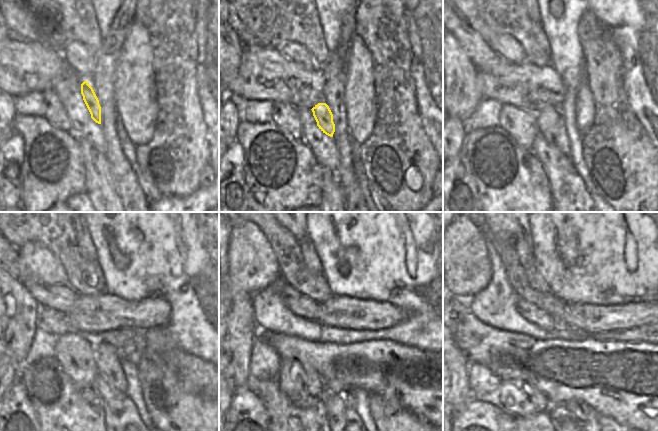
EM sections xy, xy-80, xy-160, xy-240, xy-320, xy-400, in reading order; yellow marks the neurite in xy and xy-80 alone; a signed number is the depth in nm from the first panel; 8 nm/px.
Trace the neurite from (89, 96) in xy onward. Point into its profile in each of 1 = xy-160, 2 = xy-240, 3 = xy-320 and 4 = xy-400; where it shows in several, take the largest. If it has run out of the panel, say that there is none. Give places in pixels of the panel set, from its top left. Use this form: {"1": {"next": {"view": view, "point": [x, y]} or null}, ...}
{"1": {"next": {"view": "xy-160", "point": [550, 124]}}, "2": {"next": {"view": "xy-240", "point": [108, 364]}}, "3": {"next": {"view": "xy-320", "point": [340, 388]}}, "4": {"next": {"view": "xy-400", "point": [580, 411]}}}

